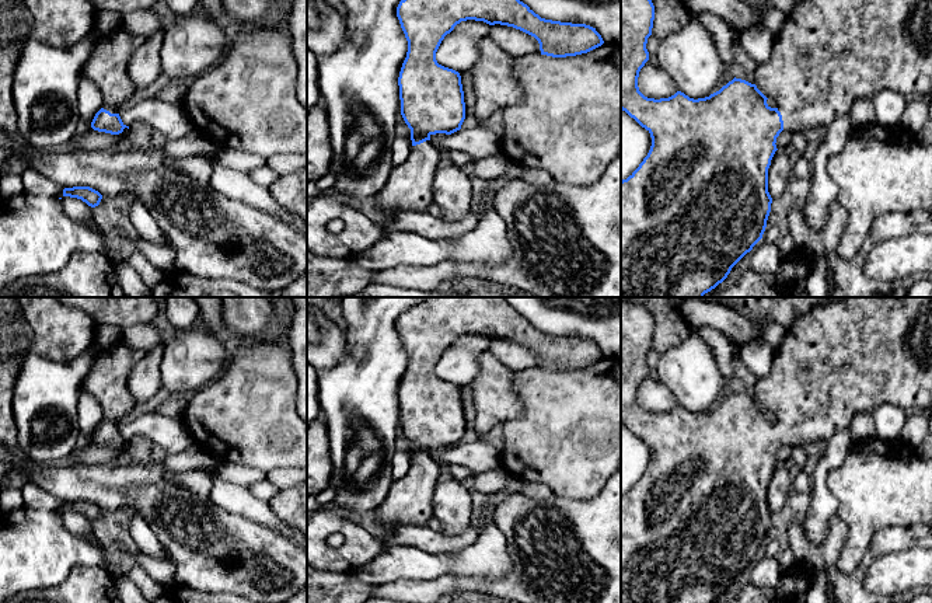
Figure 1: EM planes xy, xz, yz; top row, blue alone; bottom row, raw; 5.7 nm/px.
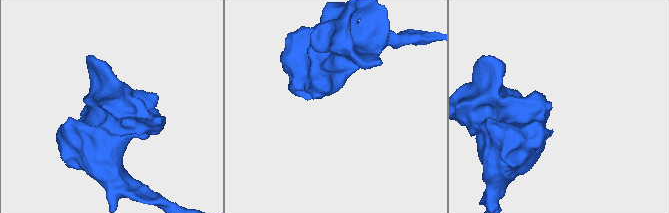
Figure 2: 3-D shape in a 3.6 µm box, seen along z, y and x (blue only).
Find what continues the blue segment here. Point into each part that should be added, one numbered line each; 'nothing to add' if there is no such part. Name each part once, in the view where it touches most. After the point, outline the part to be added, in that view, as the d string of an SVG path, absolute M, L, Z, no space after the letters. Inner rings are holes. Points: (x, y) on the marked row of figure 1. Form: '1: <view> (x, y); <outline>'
1: yz (830, 53); M804 0L799 3L788 15L783 24L782 31L775 36L774 52L771 59L762 65L757 66L755 70L755 86L757 88L769 100L775 101L775 107L782 115L783 129L785 130L803 130L807 128L825 128L831 121L841 115L847 115L852 104L861 98L873 98L882 90L896 90L903 94L907 100L915 97L928 98L932 95L932 0Z

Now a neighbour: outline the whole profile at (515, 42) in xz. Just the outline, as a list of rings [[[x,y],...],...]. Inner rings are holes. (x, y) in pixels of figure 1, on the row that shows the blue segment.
[[[491,25],[489,39],[514,57],[541,53],[540,43],[534,36],[513,27]]]

